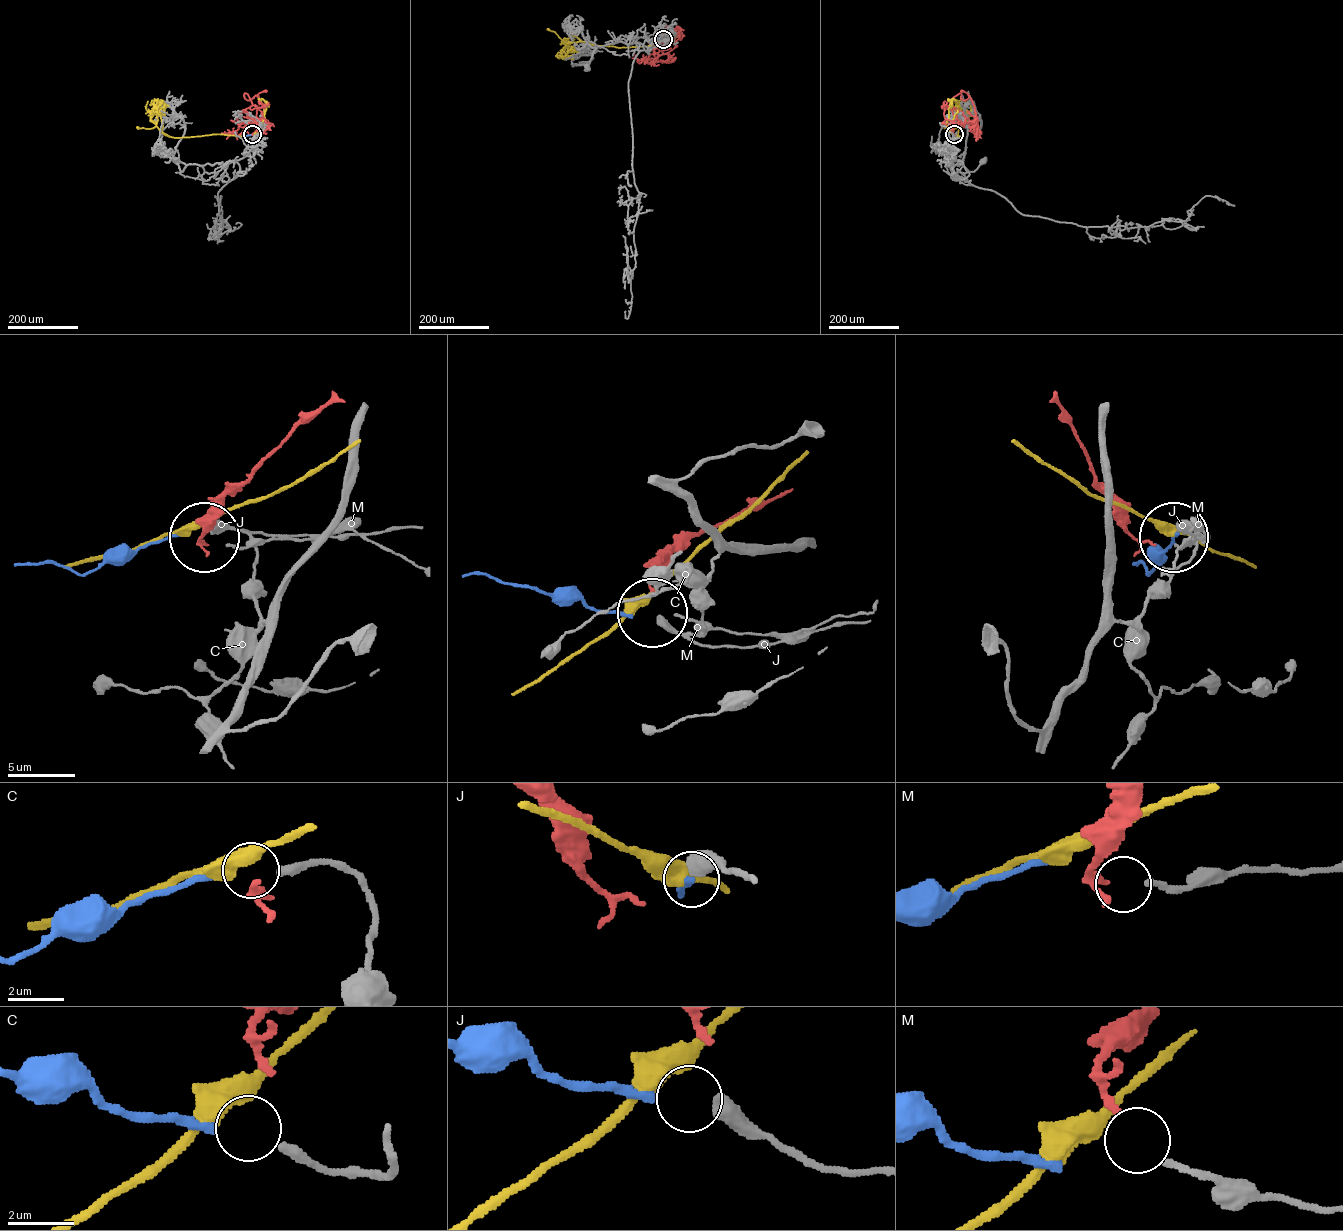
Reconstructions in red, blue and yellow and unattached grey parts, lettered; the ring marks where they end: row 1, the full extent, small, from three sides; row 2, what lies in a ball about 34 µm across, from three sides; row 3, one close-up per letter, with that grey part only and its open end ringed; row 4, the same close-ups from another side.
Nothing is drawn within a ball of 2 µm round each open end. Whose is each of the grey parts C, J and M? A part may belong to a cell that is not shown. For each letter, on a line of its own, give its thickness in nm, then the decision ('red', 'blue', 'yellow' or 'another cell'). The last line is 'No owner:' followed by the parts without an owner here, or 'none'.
C: calibre 320 nm; blue
J: calibre 550 nm; another cell
M: calibre 200 nm; red
No owner: J

